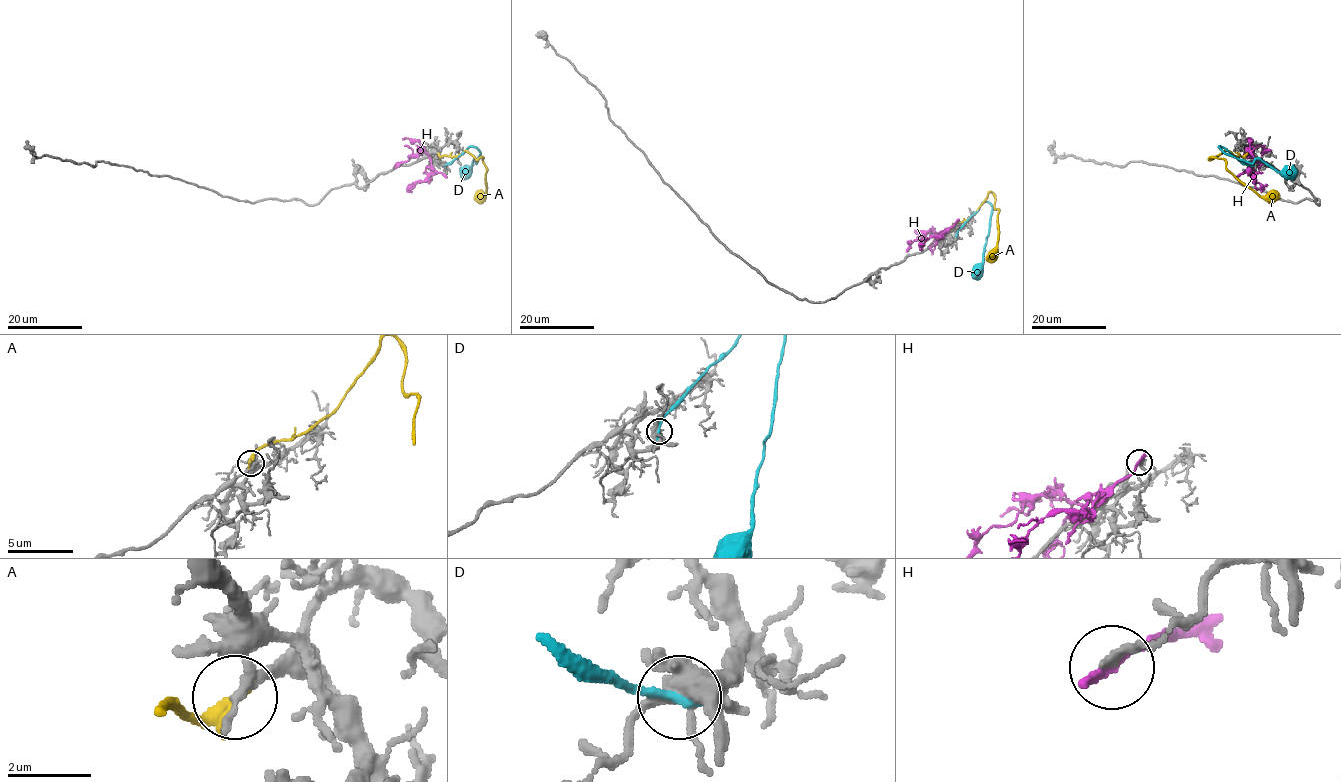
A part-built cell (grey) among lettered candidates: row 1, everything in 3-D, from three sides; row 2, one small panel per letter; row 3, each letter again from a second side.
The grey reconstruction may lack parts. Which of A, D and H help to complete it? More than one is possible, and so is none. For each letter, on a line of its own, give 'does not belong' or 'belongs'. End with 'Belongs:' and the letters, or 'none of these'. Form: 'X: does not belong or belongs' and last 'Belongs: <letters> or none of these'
A: belongs
D: does not belong
H: does not belong
Belongs: A

